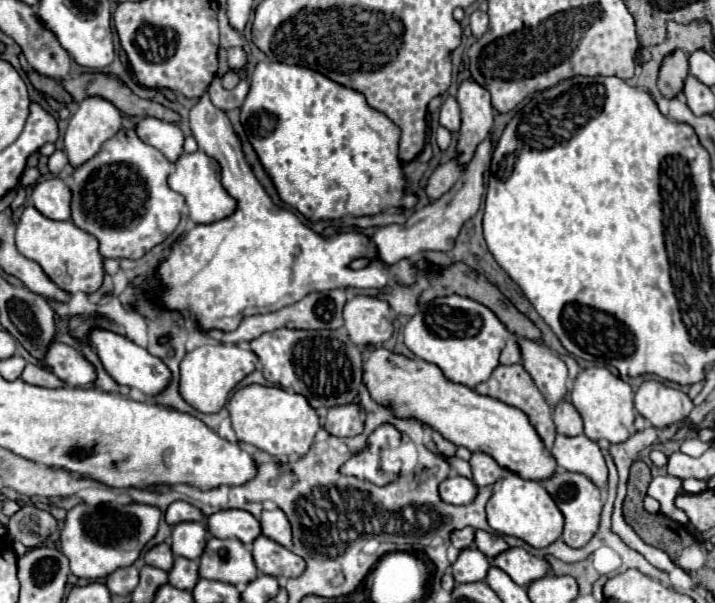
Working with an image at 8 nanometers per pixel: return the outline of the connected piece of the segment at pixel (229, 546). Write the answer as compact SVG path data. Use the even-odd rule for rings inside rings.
M209 538L199 560L199 576L227 584L249 584L257 576L257 566L251 552L239 540Z

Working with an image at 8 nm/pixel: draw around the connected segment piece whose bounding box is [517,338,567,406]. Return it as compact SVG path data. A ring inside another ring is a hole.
M519 338L517 346L521 350L521 364L531 374L537 388L543 392L545 400L555 406L567 394L567 366L555 356L545 344Z

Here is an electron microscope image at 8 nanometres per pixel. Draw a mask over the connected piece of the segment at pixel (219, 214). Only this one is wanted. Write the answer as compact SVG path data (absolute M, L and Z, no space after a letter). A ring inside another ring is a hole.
M203 150L179 156L179 160L173 164L173 172L169 174L169 186L185 198L189 206L189 218L195 224L209 224L209 222L221 220L233 214L235 210L233 198L229 198L229 194L225 194L225 190L221 188L221 176L219 176L217 162L209 158Z

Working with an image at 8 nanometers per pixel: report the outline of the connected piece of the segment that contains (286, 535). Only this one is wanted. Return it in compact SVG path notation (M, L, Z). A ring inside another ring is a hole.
M275 508L275 510L263 510L259 518L261 530L267 538L275 540L277 544L291 548L291 526L289 520L285 518L285 512Z

